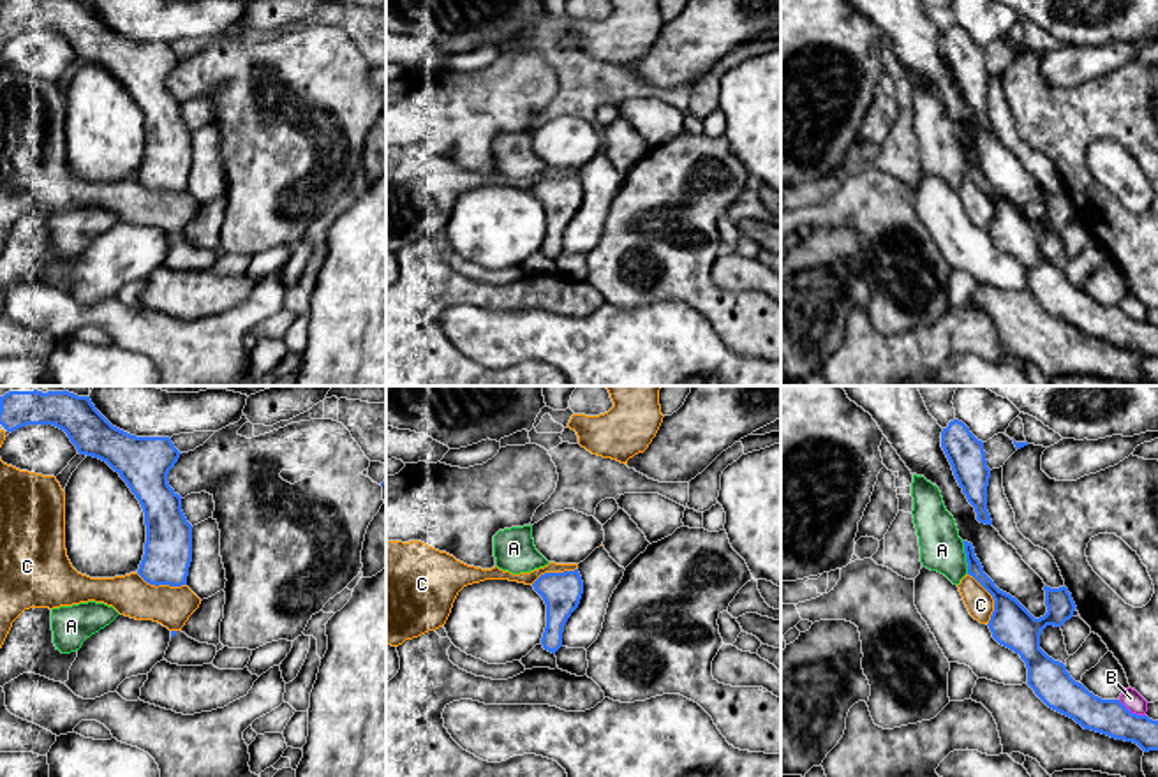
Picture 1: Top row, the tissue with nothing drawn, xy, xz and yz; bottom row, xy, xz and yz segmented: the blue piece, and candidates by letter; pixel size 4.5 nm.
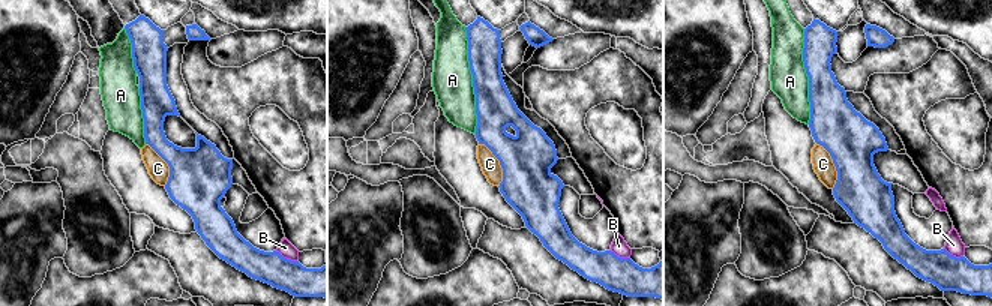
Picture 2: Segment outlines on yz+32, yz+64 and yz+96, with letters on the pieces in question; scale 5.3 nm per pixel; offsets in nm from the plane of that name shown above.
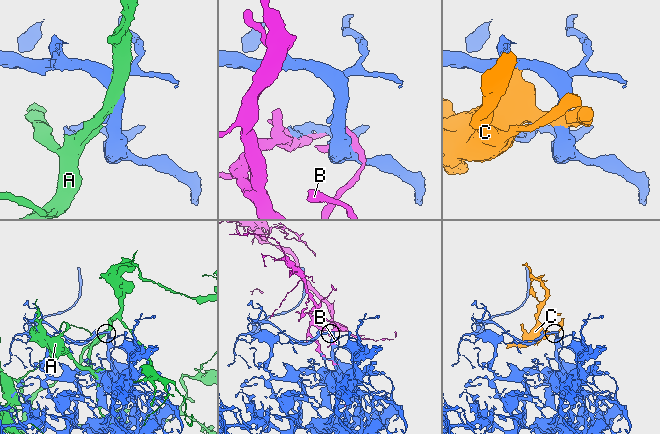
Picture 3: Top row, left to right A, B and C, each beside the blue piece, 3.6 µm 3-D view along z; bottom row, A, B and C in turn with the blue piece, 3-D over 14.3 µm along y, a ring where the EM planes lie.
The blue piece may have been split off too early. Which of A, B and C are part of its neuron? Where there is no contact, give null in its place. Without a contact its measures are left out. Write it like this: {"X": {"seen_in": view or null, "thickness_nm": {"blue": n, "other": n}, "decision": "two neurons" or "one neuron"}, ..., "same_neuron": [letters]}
{"A": {"seen_in": "yz", "thickness_nm": {"blue": 80, "other": 200}, "decision": "two neurons"}, "B": {"seen_in": "yz", "thickness_nm": {"blue": 170, "other": 90}, "decision": "two neurons"}, "C": {"seen_in": "yz", "thickness_nm": {"blue": 200, "other": 130}, "decision": "one neuron"}, "same_neuron": ["C"]}

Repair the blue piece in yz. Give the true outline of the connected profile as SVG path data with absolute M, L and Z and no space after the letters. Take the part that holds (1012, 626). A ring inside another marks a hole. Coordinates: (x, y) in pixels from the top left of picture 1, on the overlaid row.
M964 543L968 574L994 599L989 620L992 638L1021 655L1028 668L1028 685L1052 710L1073 719L1084 729L1116 740L1133 742L1144 752L1158 751L1158 721L1132 714L1119 699L1102 699L1075 682L1066 666L1040 648L1047 625L1061 627L1073 617L1075 603L1066 587L1045 590L1047 613L1035 618L1015 597L999 590L984 573L971 543Z

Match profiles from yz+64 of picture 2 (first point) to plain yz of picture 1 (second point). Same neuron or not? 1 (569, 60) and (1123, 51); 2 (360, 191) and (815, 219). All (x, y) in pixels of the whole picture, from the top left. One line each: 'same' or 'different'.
1: same
2: different

